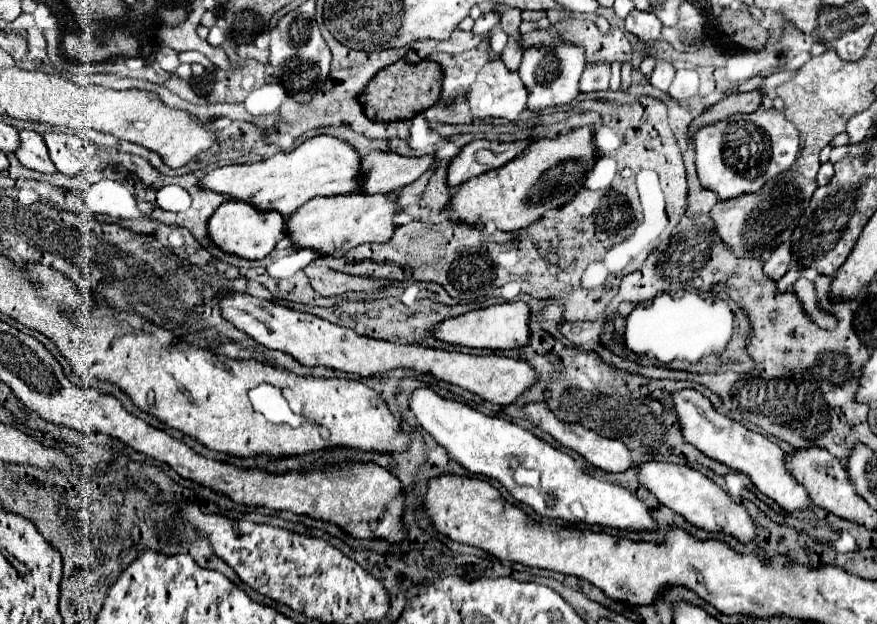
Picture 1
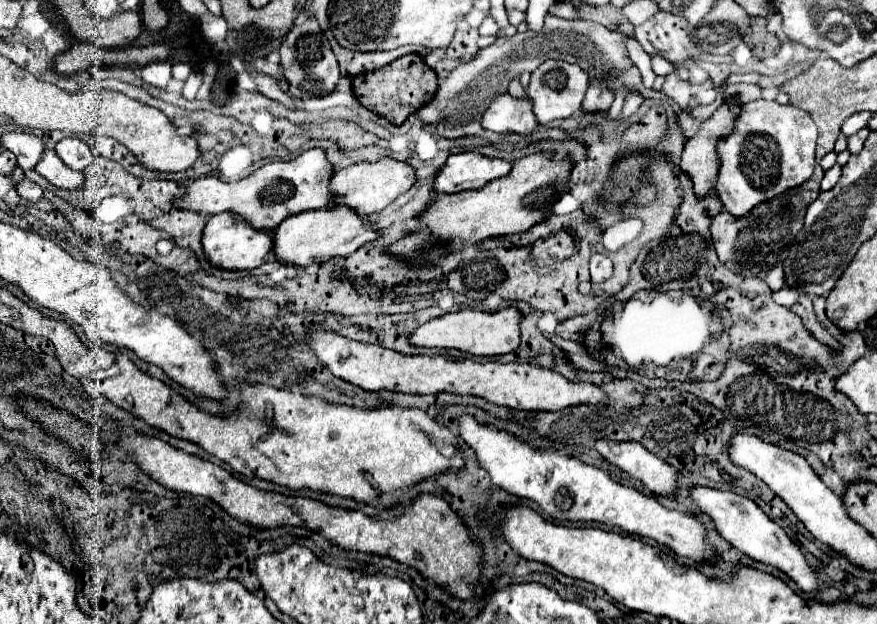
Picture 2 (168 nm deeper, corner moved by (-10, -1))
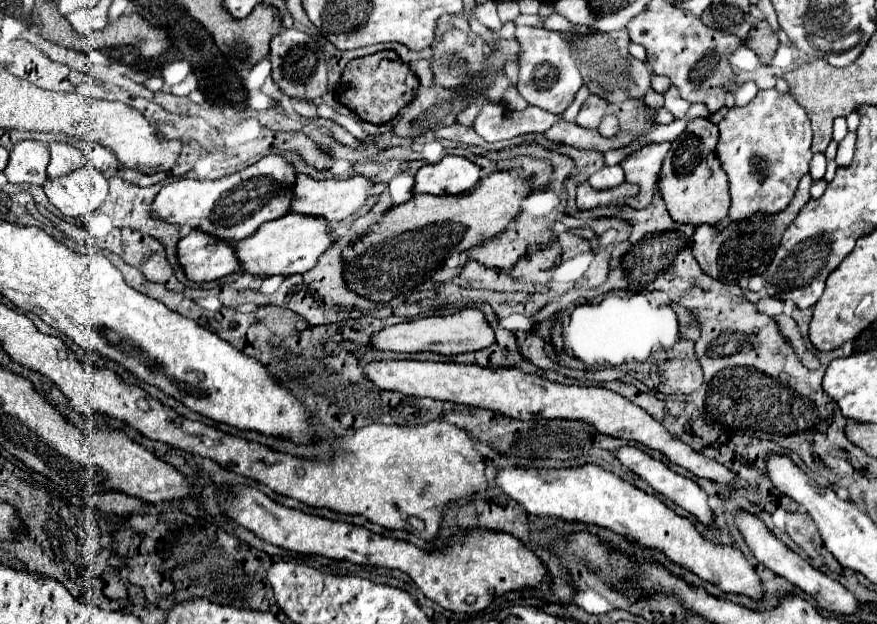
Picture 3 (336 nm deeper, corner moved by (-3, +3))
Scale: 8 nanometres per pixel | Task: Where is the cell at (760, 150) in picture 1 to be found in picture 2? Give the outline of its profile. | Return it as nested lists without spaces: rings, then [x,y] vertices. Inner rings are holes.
[[[766,99],[746,103],[736,119],[734,131],[716,145],[720,161],[716,193],[724,209],[734,217],[742,217],[758,203],[802,185],[814,171],[816,135],[812,117],[790,103],[780,105]]]

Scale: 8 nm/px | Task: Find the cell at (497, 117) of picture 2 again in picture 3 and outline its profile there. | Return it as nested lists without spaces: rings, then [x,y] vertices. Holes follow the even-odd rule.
[[[485,101],[481,113],[477,115],[477,121],[475,121],[475,131],[489,143],[495,143],[495,141],[505,141],[505,139],[513,139],[521,133],[535,133],[535,127],[539,127],[539,131],[545,131],[551,127],[551,113],[539,113],[535,111],[535,107],[527,107],[525,111],[507,111],[505,105],[501,103],[489,103]]]

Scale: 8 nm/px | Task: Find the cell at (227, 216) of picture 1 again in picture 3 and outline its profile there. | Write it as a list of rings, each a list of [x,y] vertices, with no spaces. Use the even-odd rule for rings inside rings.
[[[195,229],[177,243],[177,261],[189,281],[209,283],[237,271],[239,261],[233,245],[221,245]]]

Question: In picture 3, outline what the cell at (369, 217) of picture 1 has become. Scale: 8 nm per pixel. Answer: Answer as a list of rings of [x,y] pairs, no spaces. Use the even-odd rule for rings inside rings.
[[[287,213],[277,221],[267,221],[265,225],[261,225],[261,229],[257,229],[257,233],[237,243],[235,253],[239,259],[241,273],[249,273],[255,277],[271,277],[271,275],[295,275],[313,269],[319,255],[325,253],[331,245],[333,237],[325,219]]]

